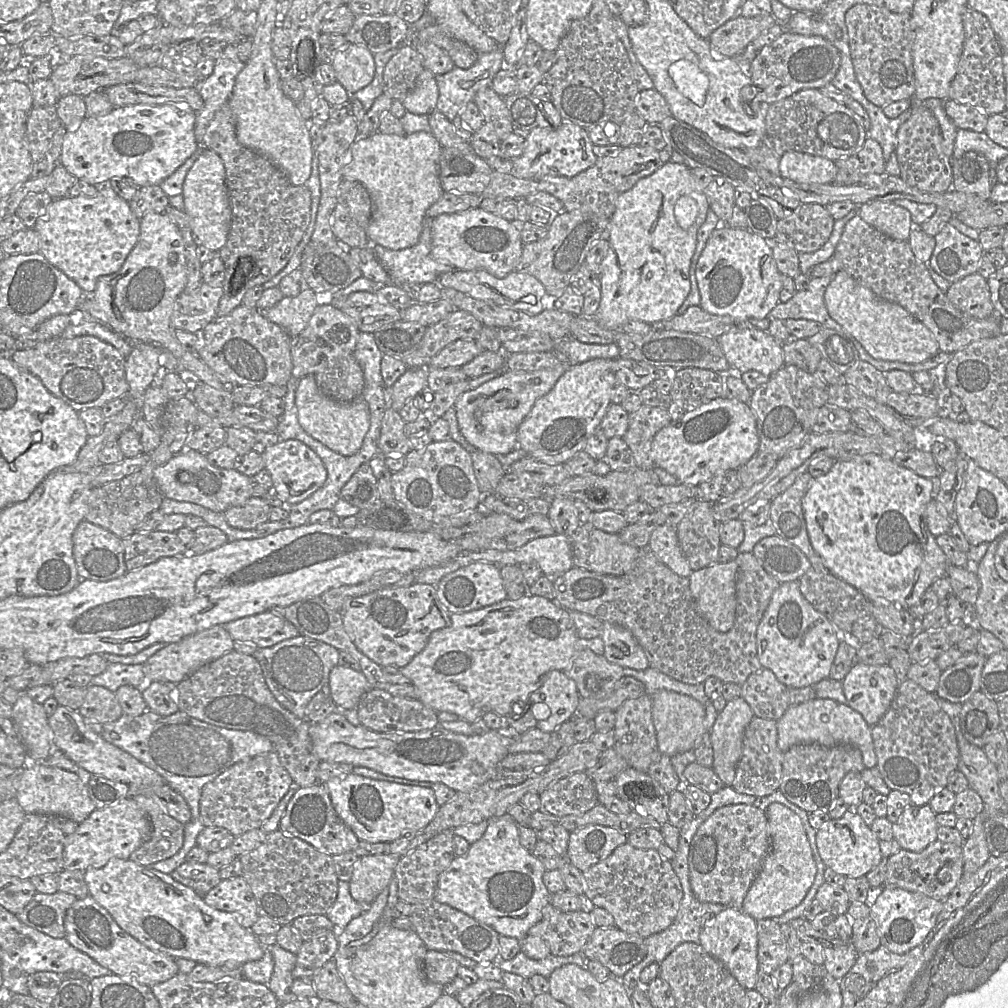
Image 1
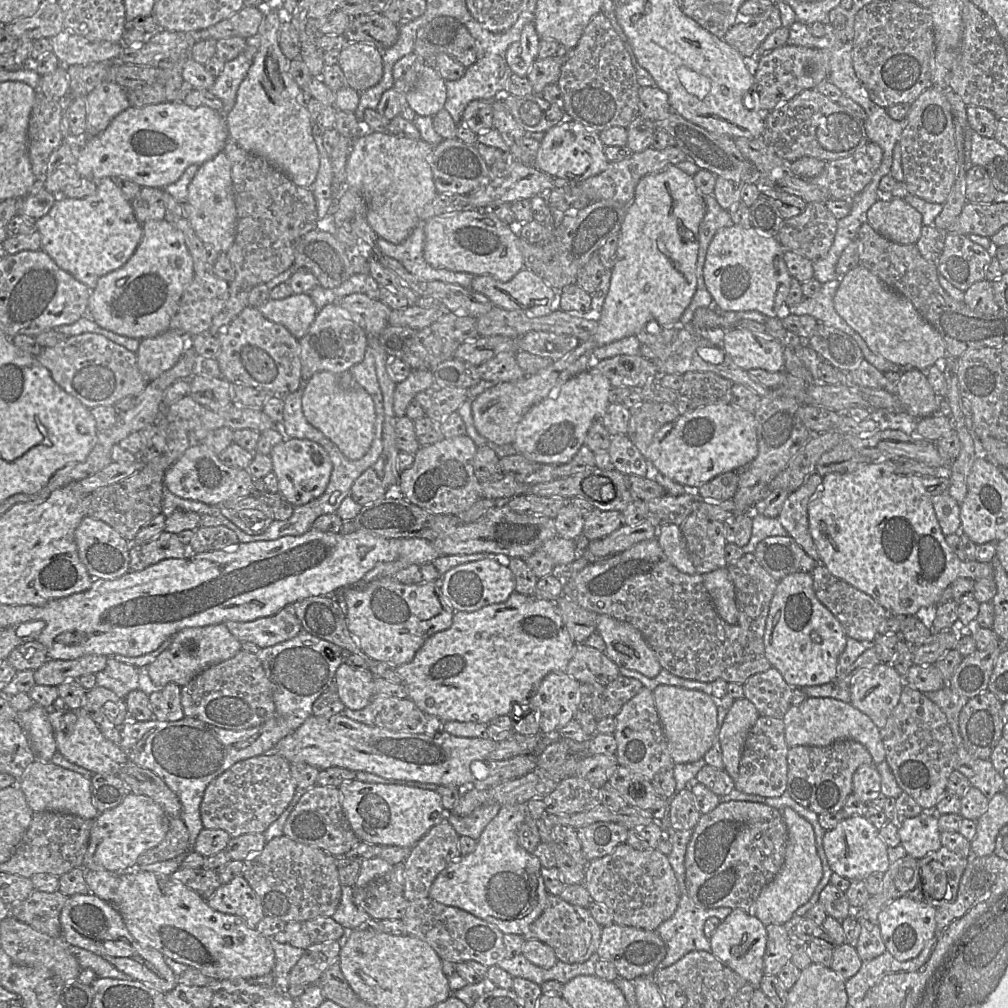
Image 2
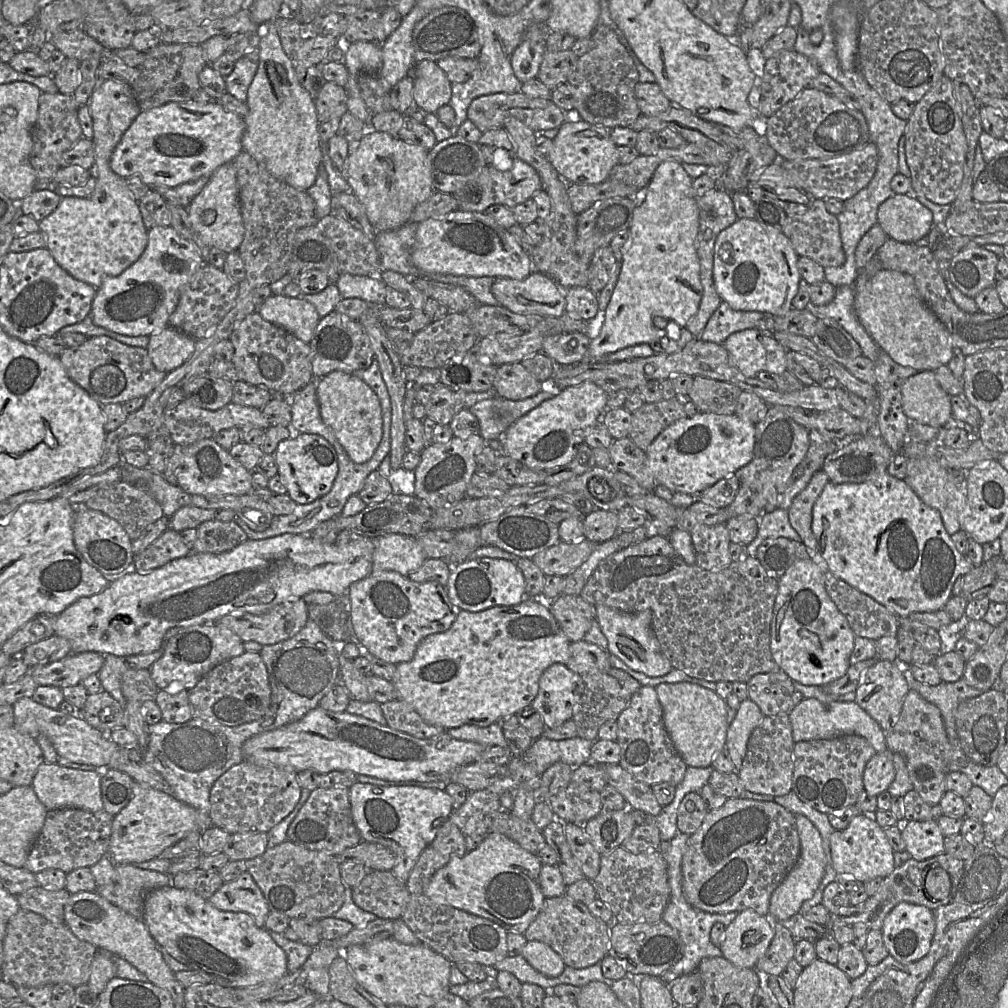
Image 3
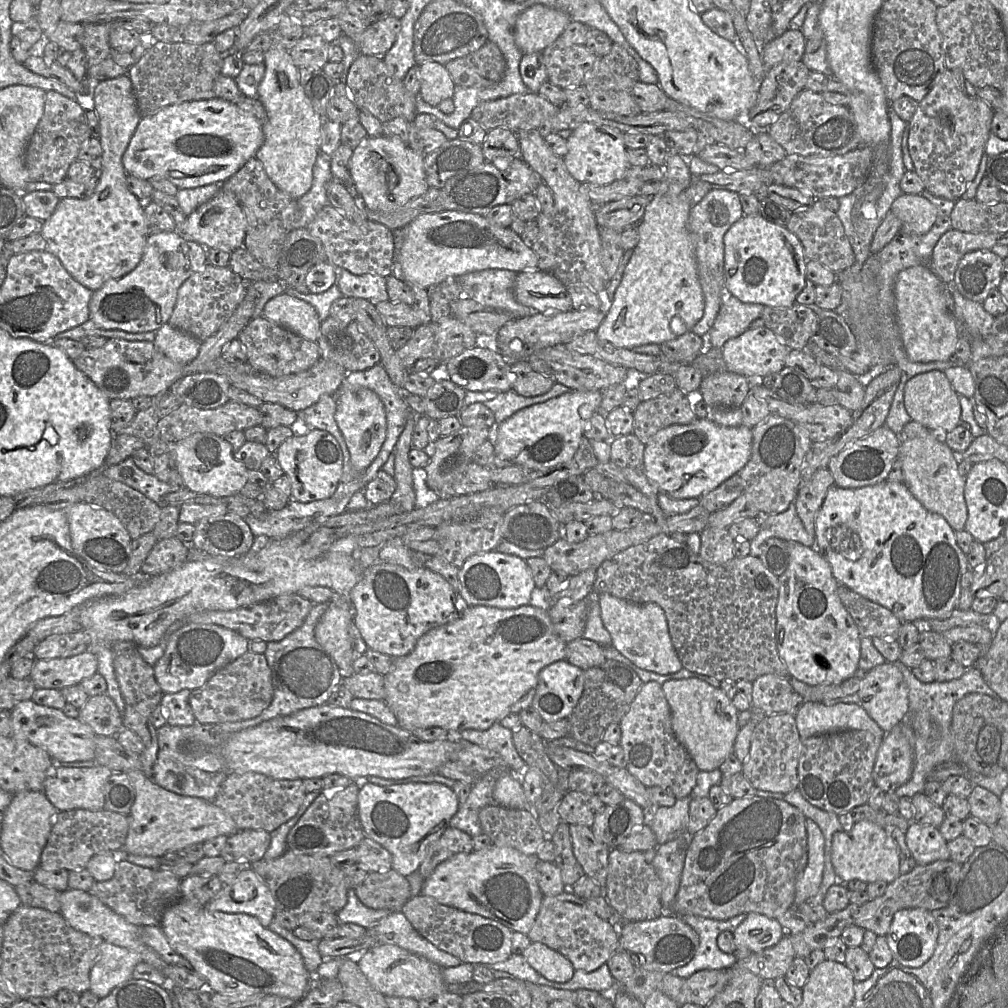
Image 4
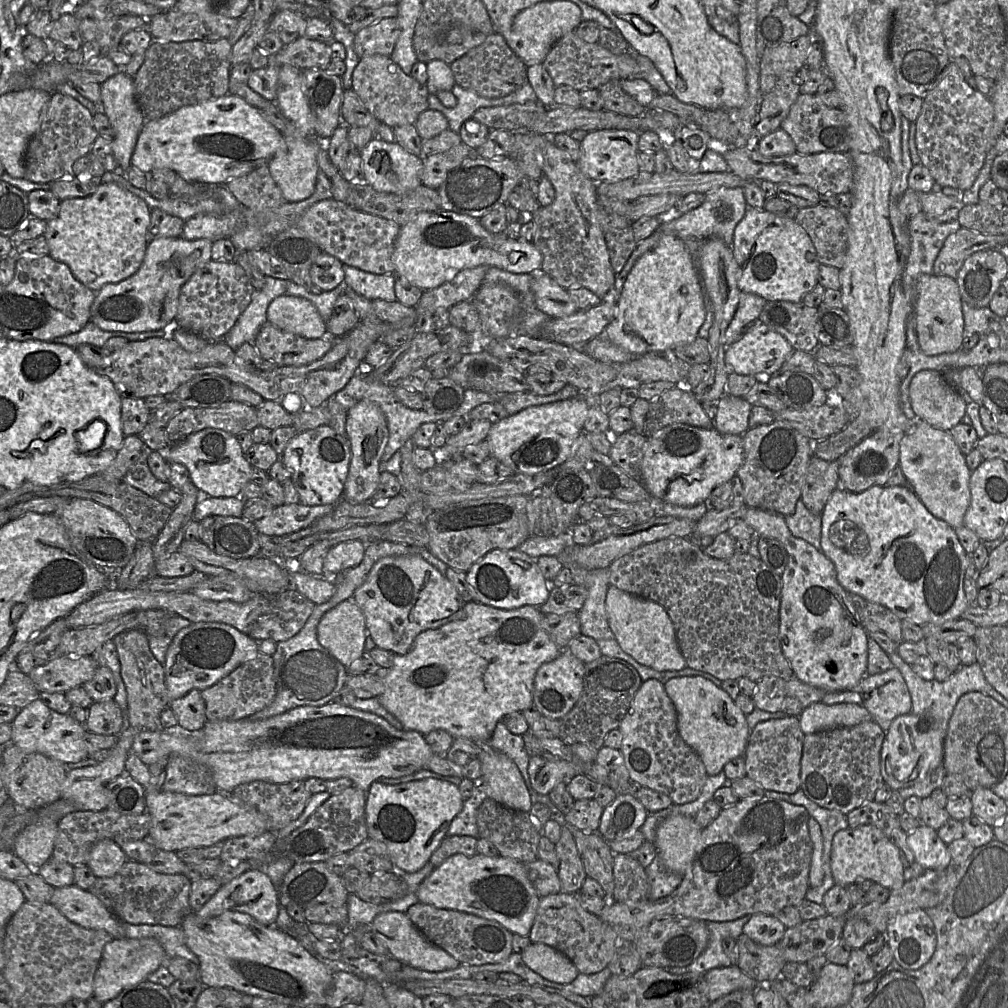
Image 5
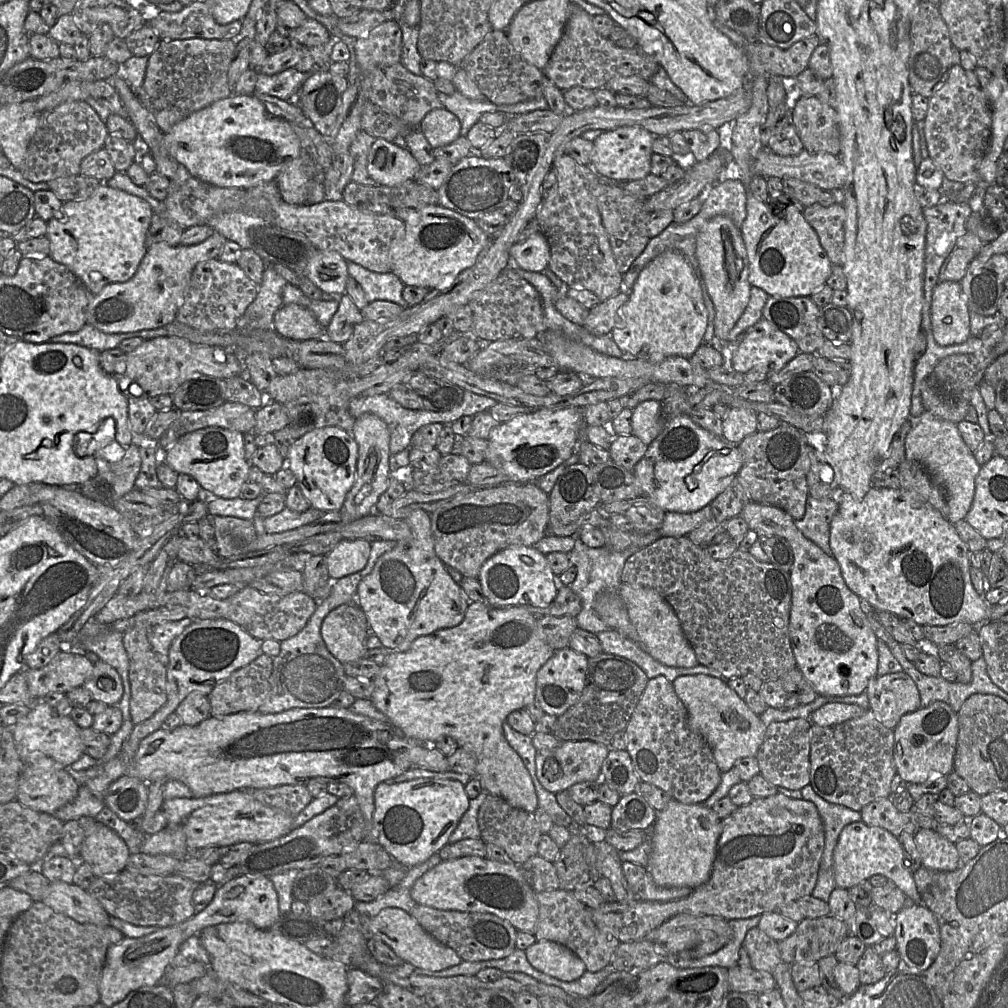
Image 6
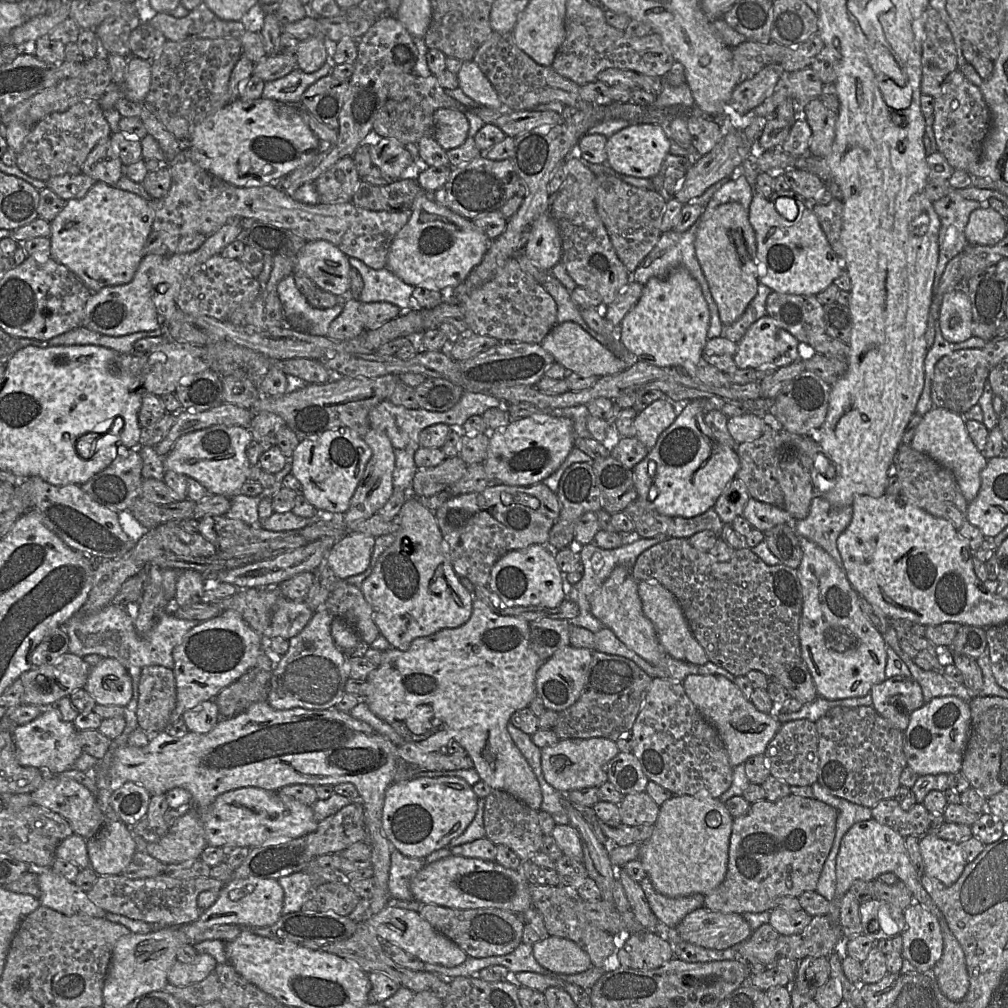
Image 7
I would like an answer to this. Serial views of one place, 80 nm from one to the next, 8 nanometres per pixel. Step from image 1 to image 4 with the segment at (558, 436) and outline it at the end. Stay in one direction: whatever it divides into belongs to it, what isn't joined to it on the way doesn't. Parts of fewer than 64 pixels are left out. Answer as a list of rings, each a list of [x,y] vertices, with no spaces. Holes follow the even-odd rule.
[[[570,390],[543,403],[524,408],[495,425],[496,455],[527,470],[543,470],[569,461],[576,453],[592,416],[600,411],[602,391]]]

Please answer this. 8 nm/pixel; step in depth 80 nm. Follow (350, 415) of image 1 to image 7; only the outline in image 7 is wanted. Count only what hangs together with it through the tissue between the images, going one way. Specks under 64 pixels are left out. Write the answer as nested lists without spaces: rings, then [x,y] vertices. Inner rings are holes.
[[[370,428],[363,436],[363,439],[371,448],[372,456],[351,498],[349,509],[344,513],[344,522],[346,524],[368,519],[376,514],[389,500],[394,489],[393,471],[395,470],[395,453],[389,438],[383,432]]]

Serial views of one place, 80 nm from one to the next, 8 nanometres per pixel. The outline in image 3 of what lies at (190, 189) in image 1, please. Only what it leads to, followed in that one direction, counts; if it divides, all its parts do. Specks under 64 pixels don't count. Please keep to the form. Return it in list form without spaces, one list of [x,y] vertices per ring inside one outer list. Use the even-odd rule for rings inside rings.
[[[233,161],[222,164],[212,173],[202,191],[187,207],[187,213],[193,229],[207,246],[226,253],[239,248],[244,237],[244,226]]]

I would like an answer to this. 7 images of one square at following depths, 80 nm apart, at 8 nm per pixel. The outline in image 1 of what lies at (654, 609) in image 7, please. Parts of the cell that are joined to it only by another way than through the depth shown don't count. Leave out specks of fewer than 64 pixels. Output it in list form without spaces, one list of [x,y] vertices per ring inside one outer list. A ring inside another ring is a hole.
[[[609,622],[603,623],[603,655],[610,663],[635,670],[650,667],[643,648],[629,630]]]

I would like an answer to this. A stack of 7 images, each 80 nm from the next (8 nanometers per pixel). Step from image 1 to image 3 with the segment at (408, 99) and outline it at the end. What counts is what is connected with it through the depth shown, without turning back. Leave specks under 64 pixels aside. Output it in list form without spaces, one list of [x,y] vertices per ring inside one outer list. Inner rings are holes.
[[[421,61],[413,70],[414,103],[425,112],[436,114],[440,107],[450,102],[452,83],[435,61]]]

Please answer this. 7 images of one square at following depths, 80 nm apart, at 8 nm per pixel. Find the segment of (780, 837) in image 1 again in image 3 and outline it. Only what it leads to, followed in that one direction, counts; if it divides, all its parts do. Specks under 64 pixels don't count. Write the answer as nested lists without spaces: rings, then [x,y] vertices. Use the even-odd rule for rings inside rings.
[[[795,815],[795,824],[800,838],[800,856],[794,868],[771,895],[768,916],[772,921],[785,921],[799,913],[802,904],[814,896],[825,872],[825,855],[818,829],[803,815]]]

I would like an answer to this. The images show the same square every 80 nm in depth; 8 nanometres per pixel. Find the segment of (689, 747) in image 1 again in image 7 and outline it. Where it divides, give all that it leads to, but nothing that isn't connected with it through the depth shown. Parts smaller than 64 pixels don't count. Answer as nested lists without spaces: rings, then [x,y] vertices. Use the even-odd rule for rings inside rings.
[[[689,675],[682,685],[699,714],[717,732],[733,768],[750,757],[763,755],[782,725],[775,716],[759,712],[733,682],[721,675]]]

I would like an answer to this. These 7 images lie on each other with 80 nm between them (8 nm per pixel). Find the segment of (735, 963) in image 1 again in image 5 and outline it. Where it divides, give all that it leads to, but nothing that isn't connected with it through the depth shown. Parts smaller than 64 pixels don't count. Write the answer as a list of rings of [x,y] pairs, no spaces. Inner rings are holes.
[[[754,914],[744,925],[742,934],[758,944],[771,946],[782,940],[786,929],[774,915]]]

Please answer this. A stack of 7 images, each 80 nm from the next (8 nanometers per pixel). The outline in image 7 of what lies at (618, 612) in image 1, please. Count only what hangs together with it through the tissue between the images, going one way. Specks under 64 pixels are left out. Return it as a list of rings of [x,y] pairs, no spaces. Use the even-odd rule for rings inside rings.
[[[668,538],[641,553],[631,567],[631,573],[637,581],[657,581],[669,590],[679,603],[690,630],[695,639],[703,647],[708,661],[727,670],[735,677],[745,676],[749,671],[756,670],[762,672],[768,678],[772,678],[787,664],[792,663],[792,661],[802,660],[799,641],[799,624],[802,613],[803,597],[797,569],[782,564],[769,566],[748,547],[736,550],[734,555],[728,561],[718,562],[713,560],[708,552],[703,552],[694,548],[685,538]]]

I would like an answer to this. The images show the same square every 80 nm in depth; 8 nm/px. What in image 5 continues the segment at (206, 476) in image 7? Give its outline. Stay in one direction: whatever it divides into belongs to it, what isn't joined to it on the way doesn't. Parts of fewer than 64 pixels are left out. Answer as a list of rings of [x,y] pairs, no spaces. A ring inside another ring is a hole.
[[[217,428],[200,430],[179,443],[171,444],[164,456],[168,462],[184,465],[191,482],[209,497],[239,497],[250,481],[253,469],[245,459],[236,435]]]

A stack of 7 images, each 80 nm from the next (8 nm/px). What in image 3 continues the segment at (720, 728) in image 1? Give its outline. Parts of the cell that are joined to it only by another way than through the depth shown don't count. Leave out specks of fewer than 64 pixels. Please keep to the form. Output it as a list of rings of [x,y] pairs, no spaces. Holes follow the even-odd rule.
[[[746,699],[741,701],[735,718],[729,724],[725,751],[732,760],[736,773],[742,767],[749,738],[763,717],[759,707],[750,699]]]

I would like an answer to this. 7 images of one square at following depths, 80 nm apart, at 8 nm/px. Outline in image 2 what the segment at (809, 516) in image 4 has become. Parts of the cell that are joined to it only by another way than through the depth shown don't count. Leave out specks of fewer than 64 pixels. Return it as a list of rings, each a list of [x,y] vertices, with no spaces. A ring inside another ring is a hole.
[[[812,473],[804,483],[785,500],[777,519],[790,536],[817,565],[820,561],[816,546],[809,532],[808,504],[817,494],[823,477]]]

